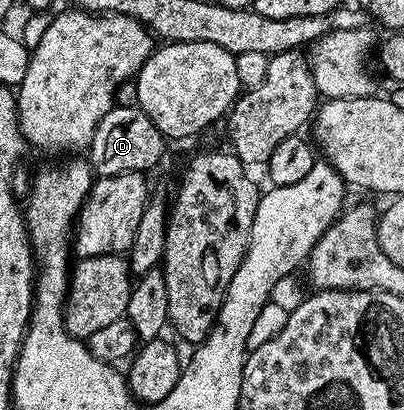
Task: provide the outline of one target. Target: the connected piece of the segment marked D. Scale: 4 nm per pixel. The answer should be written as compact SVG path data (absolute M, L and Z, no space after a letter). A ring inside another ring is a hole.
M114 104L107 115L95 127L93 137L87 146L87 160L97 177L110 177L124 173L145 173L161 161L165 153L167 139L151 123L149 116L136 104ZM89 153L89 154L88 154Z

